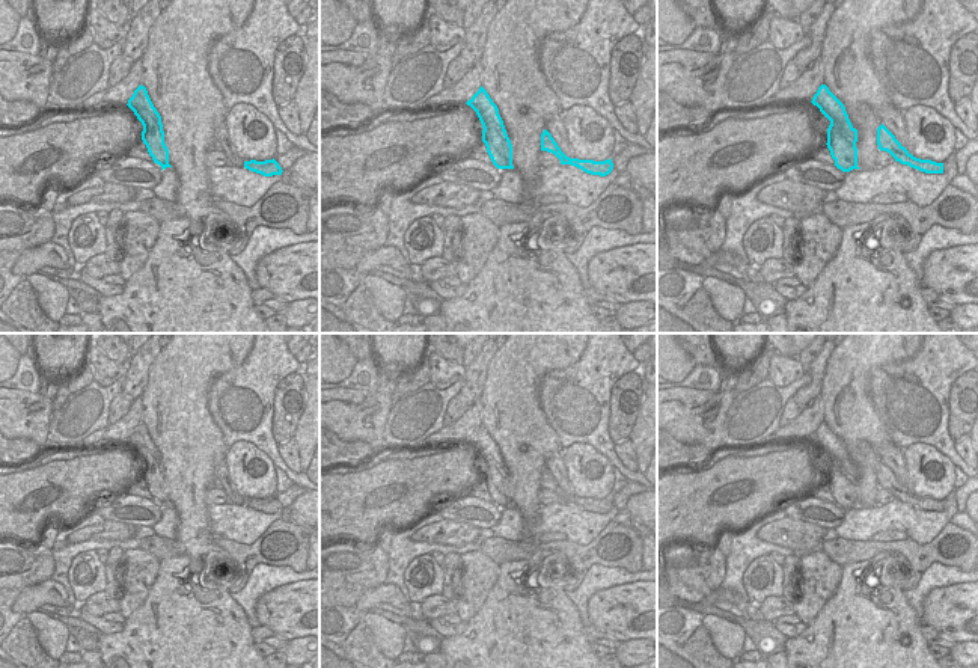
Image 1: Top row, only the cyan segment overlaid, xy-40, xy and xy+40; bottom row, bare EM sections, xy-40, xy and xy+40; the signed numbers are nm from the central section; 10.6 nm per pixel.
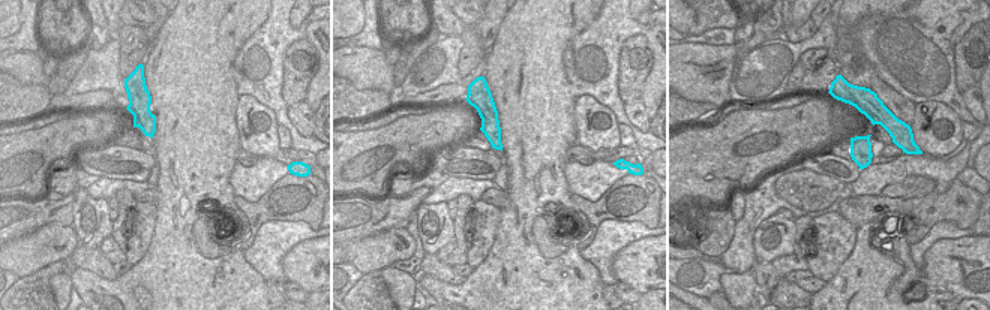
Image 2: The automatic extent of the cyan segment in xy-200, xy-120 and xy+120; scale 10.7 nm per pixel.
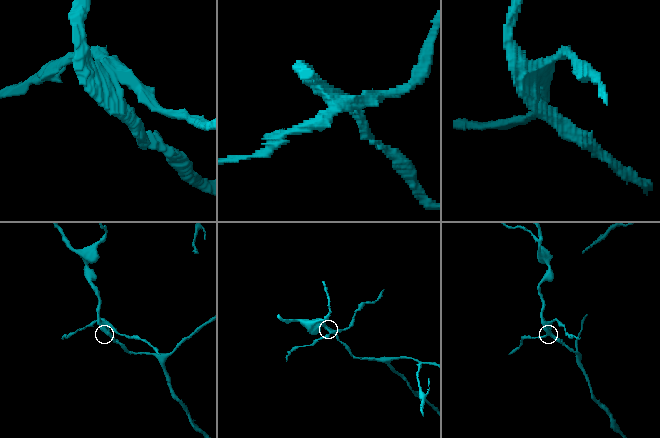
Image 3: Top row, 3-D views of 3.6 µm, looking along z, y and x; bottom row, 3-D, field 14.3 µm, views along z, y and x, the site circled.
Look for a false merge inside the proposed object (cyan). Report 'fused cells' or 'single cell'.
fused cells

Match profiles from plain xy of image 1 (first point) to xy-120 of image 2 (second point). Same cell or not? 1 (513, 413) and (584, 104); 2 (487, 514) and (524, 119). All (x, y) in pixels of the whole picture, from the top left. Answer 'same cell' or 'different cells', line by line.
1: different cells
2: different cells

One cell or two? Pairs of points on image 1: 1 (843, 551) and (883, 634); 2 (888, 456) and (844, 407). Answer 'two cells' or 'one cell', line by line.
1: two cells
2: two cells

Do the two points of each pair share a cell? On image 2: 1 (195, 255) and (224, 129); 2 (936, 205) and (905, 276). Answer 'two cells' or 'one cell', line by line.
1: one cell
2: two cells

